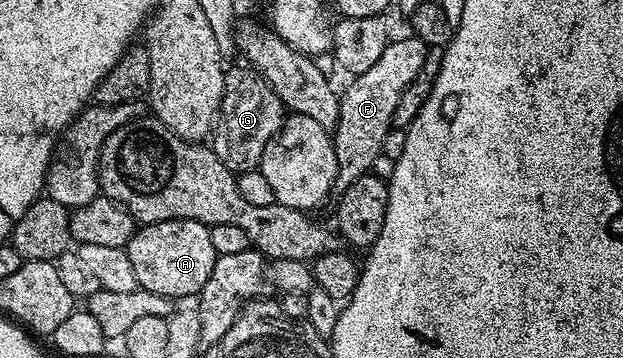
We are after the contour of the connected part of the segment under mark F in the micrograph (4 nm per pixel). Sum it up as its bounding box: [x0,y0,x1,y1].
[331,37,427,193]

